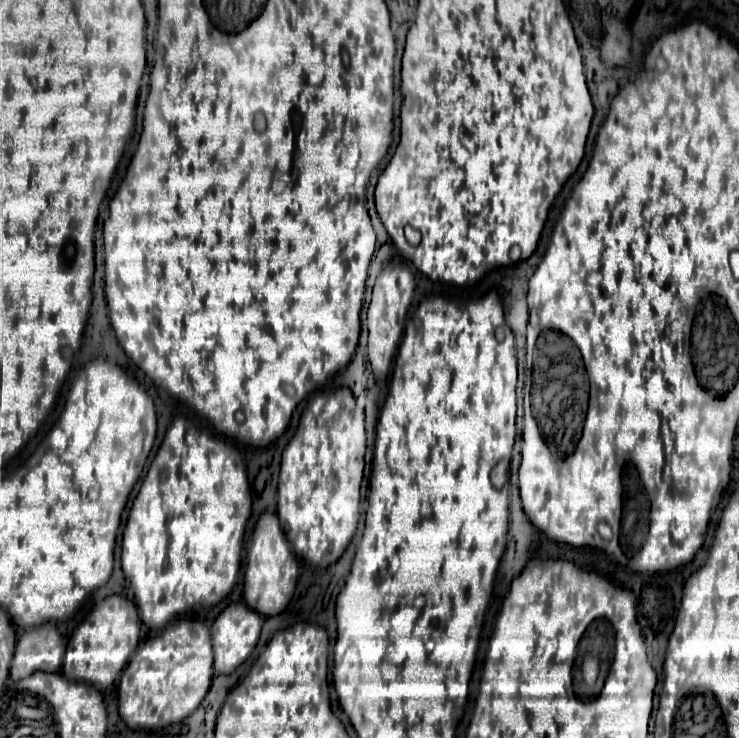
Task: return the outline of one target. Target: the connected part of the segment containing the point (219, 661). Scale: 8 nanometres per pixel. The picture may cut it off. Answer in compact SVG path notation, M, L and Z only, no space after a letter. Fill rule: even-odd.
M232 602L218 614L212 624L214 670L218 674L230 674L248 658L258 642L262 620L242 602Z

